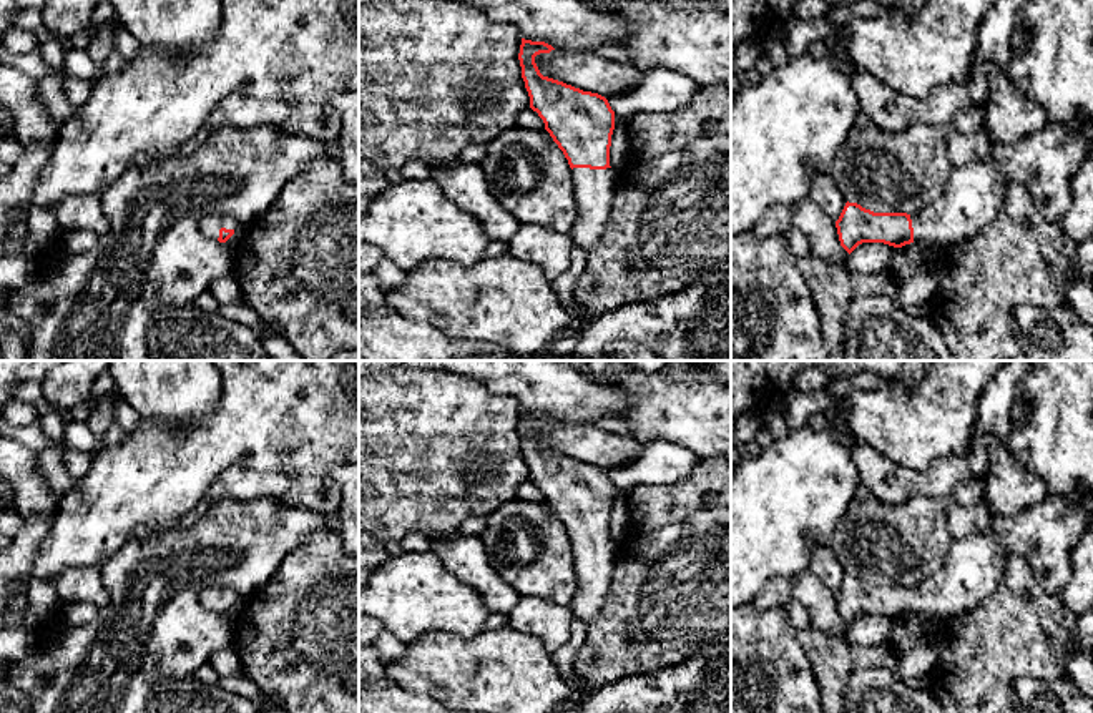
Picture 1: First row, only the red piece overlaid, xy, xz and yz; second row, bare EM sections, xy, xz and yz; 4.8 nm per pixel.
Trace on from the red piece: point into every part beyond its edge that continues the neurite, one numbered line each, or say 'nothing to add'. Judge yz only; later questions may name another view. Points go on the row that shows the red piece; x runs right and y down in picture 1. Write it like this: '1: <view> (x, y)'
1: yz (1043, 163)

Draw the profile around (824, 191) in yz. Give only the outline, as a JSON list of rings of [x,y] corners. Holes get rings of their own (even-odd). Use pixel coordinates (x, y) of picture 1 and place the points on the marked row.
[[[817,173],[812,179],[809,196],[834,219],[837,221],[847,199],[837,188],[831,173]]]

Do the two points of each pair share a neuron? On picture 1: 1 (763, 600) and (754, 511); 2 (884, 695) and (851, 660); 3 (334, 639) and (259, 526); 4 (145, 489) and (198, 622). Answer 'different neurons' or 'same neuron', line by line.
1: different neurons
2: different neurons
3: different neurons
4: different neurons

